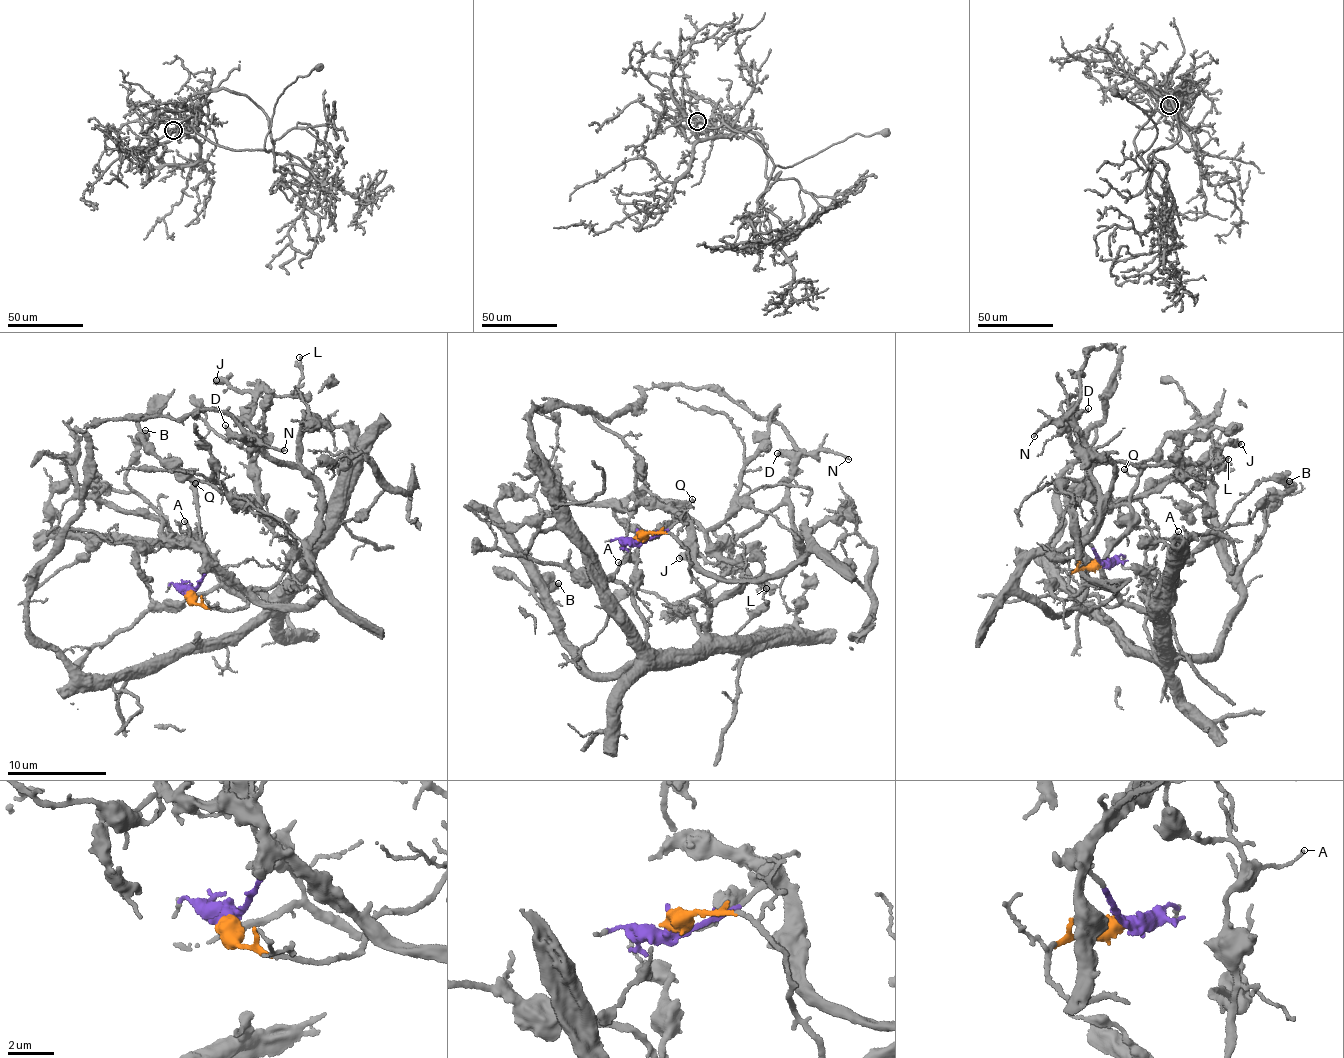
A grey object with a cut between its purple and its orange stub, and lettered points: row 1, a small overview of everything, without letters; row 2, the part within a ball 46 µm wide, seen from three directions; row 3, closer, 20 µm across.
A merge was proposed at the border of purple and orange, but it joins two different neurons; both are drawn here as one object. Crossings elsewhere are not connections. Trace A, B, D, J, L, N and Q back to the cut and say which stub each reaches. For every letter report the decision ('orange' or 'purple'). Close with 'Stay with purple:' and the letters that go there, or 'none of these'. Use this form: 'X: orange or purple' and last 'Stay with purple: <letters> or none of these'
A: orange
B: orange
D: purple
J: purple
L: purple
N: purple
Q: orange
Stay with purple: D, J, L, N

